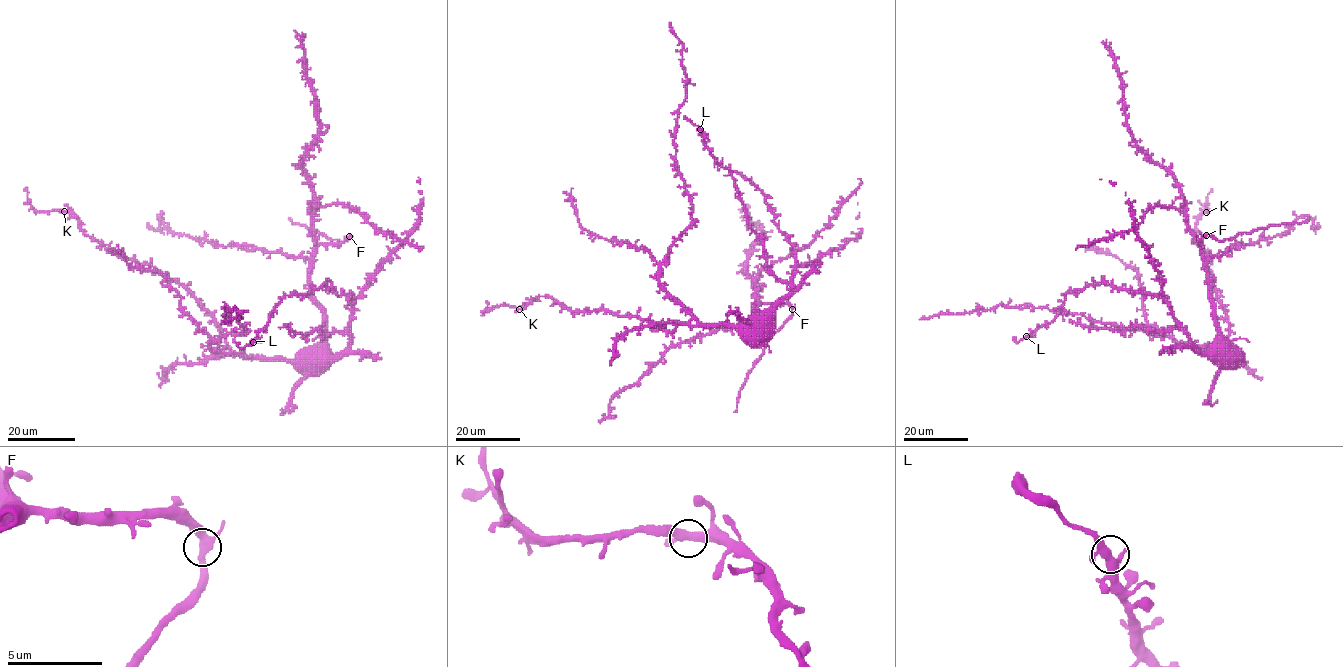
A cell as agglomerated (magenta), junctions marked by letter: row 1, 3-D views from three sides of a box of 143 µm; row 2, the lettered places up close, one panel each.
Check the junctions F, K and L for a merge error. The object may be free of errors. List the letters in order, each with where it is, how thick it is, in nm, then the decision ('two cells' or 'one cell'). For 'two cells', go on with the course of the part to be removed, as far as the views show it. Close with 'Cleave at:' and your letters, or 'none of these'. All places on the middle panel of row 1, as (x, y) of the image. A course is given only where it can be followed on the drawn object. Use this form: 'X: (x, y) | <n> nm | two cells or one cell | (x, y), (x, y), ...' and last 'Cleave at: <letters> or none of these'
F: (792, 309) | 360 nm | two cells | (792, 308), (792, 316), (768, 341), (764, 353), (748, 375), (734, 412)
K: (519, 309) | 380 nm | one cell
L: (700, 129) | 360 nm | one cell
Cleave at: F

